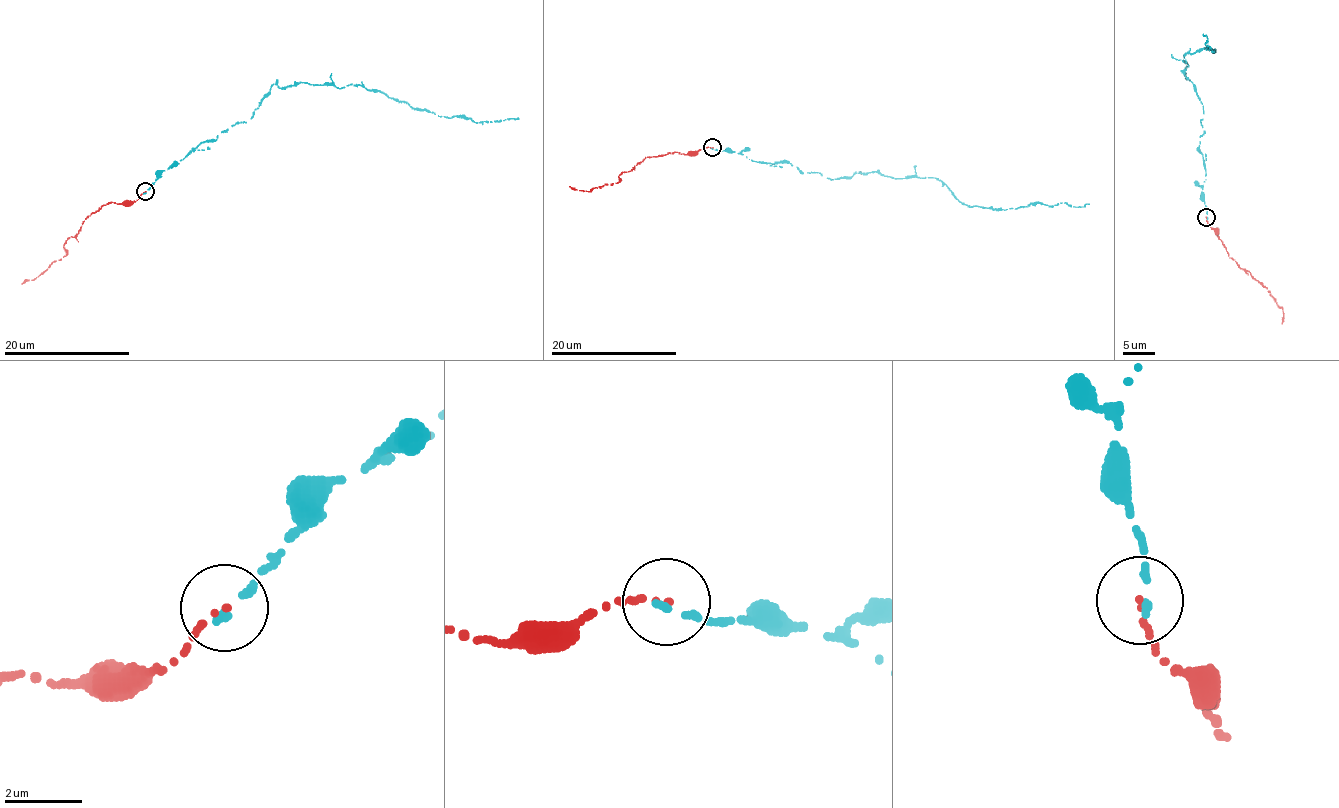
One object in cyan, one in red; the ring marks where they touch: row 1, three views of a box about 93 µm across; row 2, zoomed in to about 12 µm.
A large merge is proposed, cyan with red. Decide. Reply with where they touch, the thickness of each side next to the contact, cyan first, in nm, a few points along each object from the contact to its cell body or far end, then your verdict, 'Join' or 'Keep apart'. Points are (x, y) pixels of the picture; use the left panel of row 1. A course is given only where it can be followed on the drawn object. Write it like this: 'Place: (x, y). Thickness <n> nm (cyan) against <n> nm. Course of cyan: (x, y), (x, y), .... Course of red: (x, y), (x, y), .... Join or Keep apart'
Place: (145, 191). Thickness 200 nm (cyan) against 100 nm. Course of cyan: (145, 192), (202, 142), (250, 119), (273, 83), (354, 84), (473, 122), (518, 117). Course of red: (145, 191), (136, 200), (107, 203), (88, 216), (64, 246), (66, 254), (21, 283). Join

